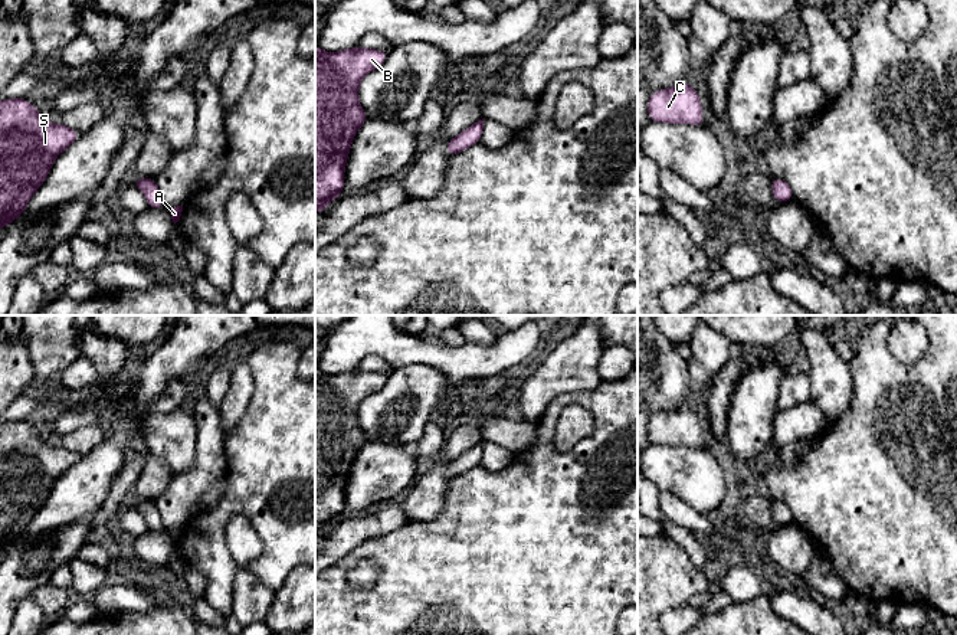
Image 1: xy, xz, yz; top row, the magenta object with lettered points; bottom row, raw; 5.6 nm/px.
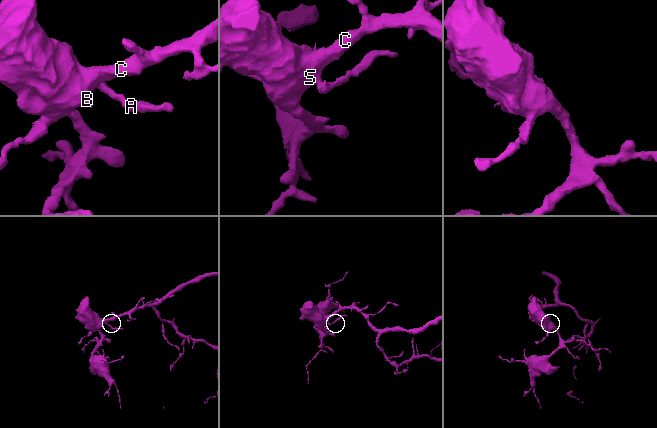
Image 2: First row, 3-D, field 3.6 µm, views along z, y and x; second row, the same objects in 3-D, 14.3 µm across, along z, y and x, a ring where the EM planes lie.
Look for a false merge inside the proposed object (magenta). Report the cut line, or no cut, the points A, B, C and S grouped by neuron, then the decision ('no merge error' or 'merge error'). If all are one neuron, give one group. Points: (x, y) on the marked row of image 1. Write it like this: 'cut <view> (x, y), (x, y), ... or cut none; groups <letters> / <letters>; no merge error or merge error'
cut none; groups A B C S; no merge error

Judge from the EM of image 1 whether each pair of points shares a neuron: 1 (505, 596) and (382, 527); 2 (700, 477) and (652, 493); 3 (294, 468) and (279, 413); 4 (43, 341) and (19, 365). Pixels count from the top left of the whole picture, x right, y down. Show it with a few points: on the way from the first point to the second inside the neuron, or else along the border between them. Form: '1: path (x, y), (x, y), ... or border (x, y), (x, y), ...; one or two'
1: border (409, 521), (357, 545); two
2: border (652, 481), (659, 491); two
3: path (294, 455), (294, 434), (289, 426); one
4: border (25, 340), (35, 377); two

